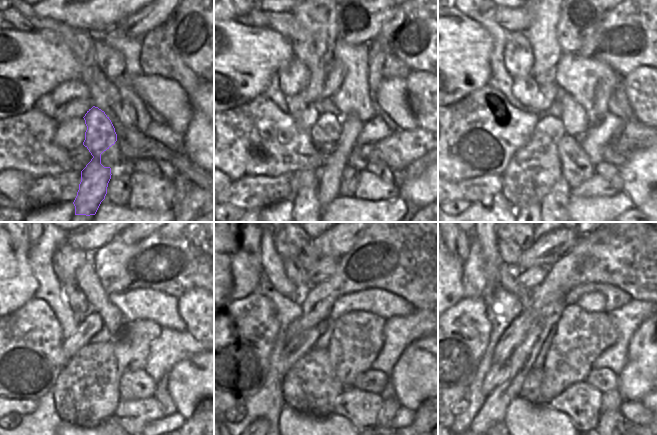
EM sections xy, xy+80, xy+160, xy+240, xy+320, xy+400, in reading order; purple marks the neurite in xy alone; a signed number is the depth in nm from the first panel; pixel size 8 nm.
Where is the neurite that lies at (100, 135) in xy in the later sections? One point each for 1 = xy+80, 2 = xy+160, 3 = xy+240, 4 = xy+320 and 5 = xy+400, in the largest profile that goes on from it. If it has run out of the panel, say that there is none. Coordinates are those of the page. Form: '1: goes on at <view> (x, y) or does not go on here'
1: goes on at xy+80 (305, 197)
2: goes on at xy+160 (534, 168)
3: goes on at xy+240 (86, 393)
4: goes on at xy+320 (311, 386)
5: goes on at xy+400 (530, 390)

